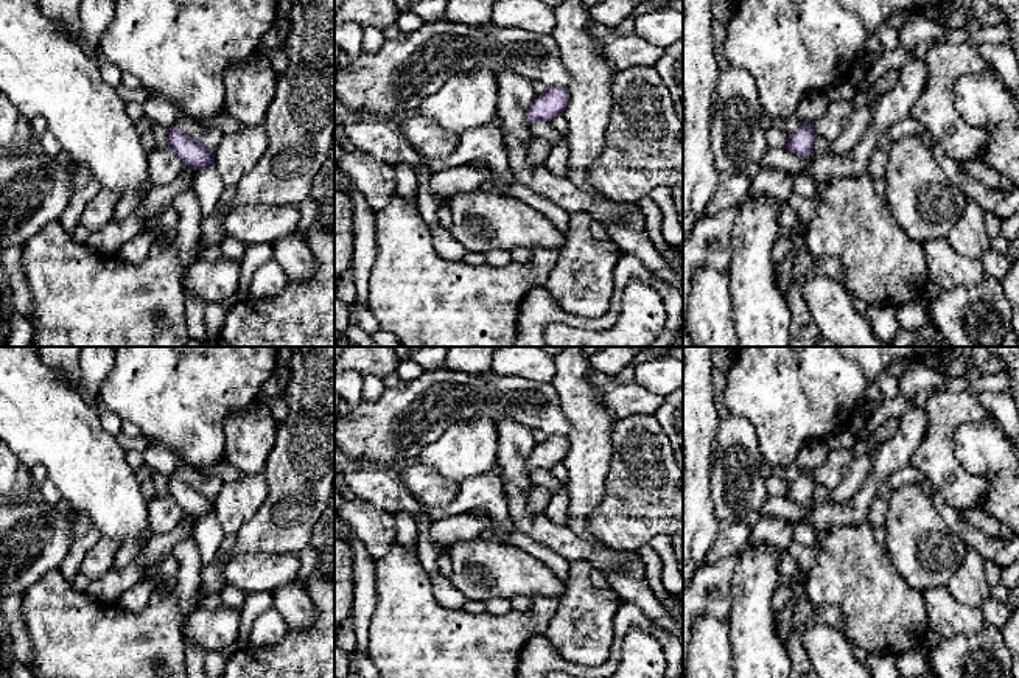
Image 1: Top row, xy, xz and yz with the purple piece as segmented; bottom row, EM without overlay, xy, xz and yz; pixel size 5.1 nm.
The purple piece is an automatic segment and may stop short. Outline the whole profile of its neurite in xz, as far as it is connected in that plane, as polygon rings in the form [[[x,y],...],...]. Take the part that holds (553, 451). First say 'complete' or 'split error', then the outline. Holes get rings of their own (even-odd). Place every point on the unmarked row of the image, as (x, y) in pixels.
complete | [[[548,435],[543,443],[534,446],[527,459],[527,471],[551,470],[554,465],[562,463],[566,457],[568,446],[568,435]]]

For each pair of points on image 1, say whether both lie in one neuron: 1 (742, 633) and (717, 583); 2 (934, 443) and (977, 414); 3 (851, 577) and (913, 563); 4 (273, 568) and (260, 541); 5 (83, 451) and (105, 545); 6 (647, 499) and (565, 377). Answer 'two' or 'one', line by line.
1: two
2: one
3: two
4: two
5: two
6: two

